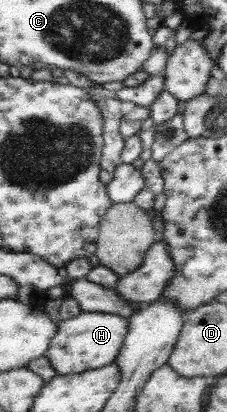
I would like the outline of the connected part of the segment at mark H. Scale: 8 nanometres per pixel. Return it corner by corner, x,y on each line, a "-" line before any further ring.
84,311
74,318
61,320
59,328
56,338
52,338
50,348
45,354
58,375
96,370
112,364
130,332
127,317

